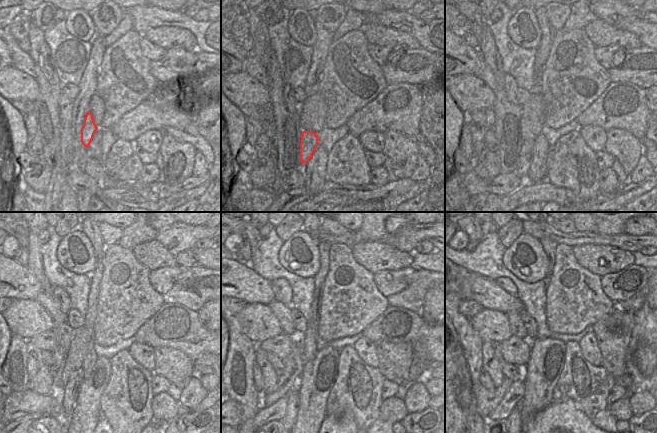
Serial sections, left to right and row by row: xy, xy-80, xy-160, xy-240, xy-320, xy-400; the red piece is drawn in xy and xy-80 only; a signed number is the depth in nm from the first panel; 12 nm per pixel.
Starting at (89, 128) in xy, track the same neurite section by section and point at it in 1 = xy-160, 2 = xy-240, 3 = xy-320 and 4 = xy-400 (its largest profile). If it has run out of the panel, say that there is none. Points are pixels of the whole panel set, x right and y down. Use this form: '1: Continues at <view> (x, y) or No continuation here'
1: Continues at xy-160 (526, 154)
2: Continues at xy-240 (71, 389)
3: Continues at xy-320 (291, 410)
4: Continues at xy-400 (515, 414)

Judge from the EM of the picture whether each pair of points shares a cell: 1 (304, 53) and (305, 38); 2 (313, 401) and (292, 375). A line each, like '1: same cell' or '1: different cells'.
1: different cells
2: different cells

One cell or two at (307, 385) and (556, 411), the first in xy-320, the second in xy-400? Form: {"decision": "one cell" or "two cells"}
{"decision": "two cells"}

